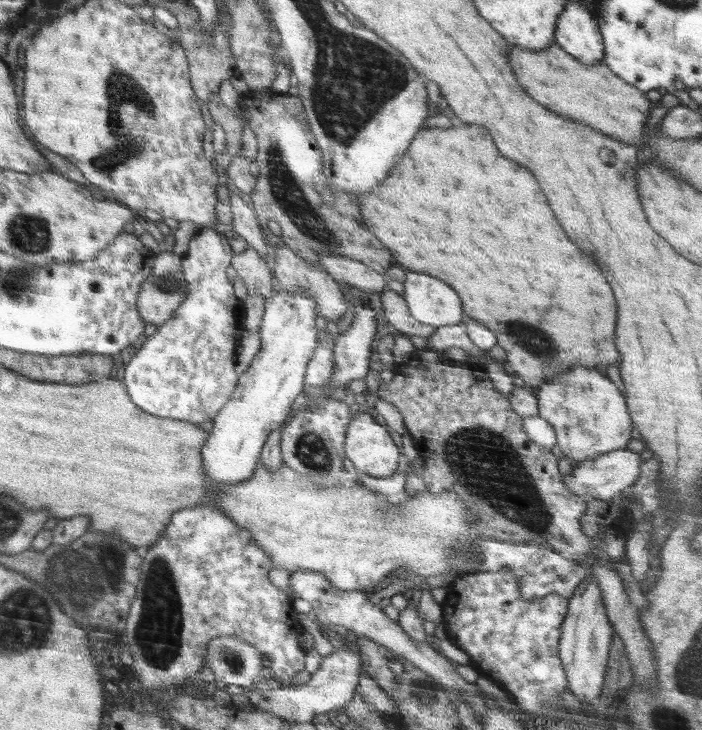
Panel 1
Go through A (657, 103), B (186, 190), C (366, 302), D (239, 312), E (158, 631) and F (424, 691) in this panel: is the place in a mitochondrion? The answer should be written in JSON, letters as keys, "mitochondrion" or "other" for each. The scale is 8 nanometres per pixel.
{"A":"other","B":"other","C":"other","D":"other","E":"mitochondrion","F":"mitochondrion"}

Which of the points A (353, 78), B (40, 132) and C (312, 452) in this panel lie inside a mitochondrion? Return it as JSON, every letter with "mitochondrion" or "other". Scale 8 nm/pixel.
{"A":"mitochondrion","B":"other","C":"mitochondrion"}

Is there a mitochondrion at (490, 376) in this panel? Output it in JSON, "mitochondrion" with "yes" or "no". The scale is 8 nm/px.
{"mitochondrion":"no"}

